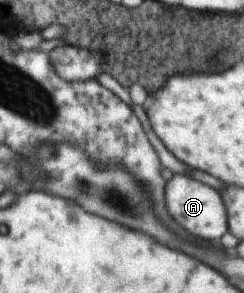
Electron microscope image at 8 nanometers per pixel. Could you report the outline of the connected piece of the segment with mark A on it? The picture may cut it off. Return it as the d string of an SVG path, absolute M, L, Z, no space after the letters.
M172 174L164 182L165 210L175 220L177 226L187 230L191 237L201 238L208 242L218 242L219 238L228 231L228 208L224 199L213 188L191 177Z

